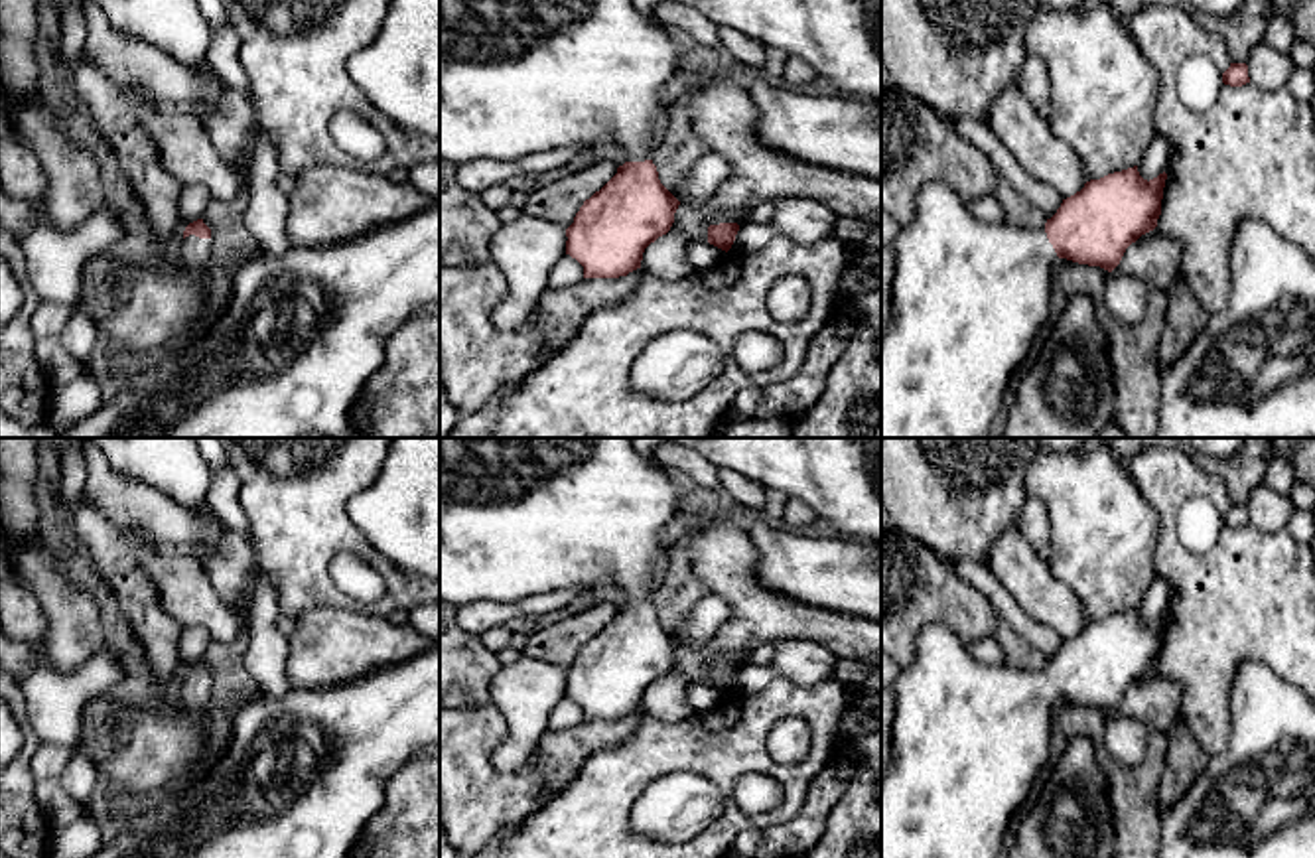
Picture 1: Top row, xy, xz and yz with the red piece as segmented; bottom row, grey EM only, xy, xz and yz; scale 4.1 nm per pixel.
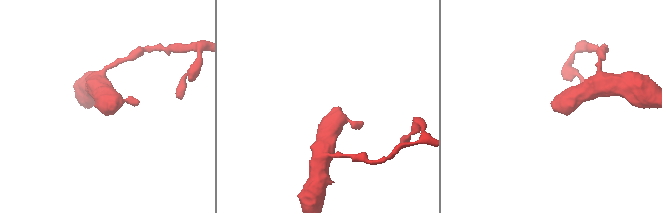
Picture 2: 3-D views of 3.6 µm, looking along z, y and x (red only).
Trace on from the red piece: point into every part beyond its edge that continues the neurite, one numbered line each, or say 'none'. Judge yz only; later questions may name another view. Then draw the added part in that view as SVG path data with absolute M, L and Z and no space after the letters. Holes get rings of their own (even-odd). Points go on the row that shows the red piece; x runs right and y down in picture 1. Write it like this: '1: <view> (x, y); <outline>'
1: yz (968, 298); M927 181L915 217L893 239L891 316L881 335L881 438L988 438L1004 416L1004 396L1015 371L1033 359L1051 308L1051 274L1059 260L1045 229L978 221L944 183Z

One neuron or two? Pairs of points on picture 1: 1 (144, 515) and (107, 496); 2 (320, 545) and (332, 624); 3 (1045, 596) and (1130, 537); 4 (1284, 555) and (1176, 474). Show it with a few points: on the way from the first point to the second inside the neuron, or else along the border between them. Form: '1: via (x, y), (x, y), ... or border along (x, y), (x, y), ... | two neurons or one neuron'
1: via (135, 505), (117, 498) | one neuron
2: border along (375, 614), (312, 608), (296, 618) | two neurons
3: border along (1045, 559), (1051, 572), (1081, 604), (1089, 622) | two neurons
4: via (1239, 565), (1189, 565), (1170, 545), (1170, 519) | one neuron

